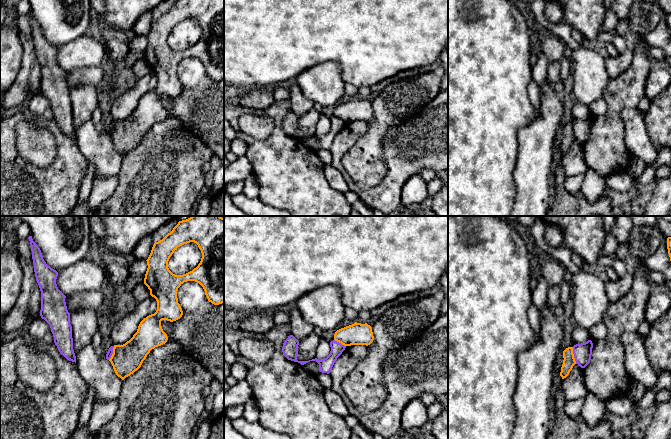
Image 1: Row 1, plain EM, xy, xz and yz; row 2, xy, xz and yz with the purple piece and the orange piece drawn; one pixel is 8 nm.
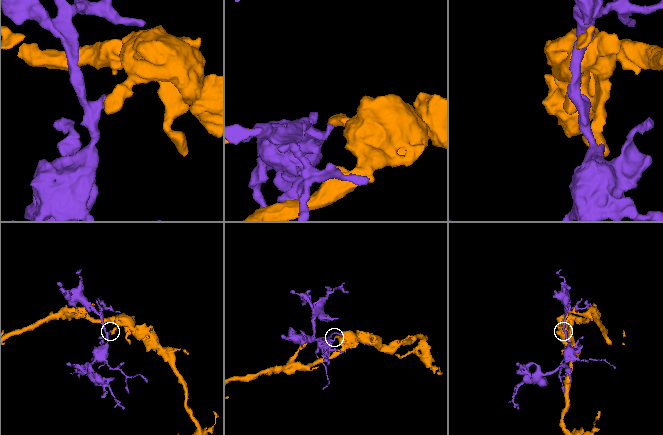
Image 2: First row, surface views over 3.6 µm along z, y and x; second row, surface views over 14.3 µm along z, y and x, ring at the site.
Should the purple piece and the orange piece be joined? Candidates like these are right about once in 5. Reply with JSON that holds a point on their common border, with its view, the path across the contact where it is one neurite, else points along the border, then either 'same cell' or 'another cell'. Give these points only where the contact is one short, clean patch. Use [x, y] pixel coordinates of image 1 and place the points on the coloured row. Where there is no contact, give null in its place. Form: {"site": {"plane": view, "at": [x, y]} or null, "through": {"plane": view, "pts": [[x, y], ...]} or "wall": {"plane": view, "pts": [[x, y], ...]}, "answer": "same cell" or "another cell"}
{"site": {"plane": "yz", "at": [574, 355]}, "wall": {"plane": "yz", "pts": [[572, 347], [576, 363]]}, "answer": "another cell"}

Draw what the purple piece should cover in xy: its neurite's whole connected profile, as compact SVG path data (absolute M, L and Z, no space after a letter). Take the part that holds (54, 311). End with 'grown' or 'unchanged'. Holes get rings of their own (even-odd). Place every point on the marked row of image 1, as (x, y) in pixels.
M29 236L28 239L32 251L36 281L41 291L40 316L50 325L54 343L61 355L76 363L70 313L65 302L66 296L56 284L58 272L46 264L41 250L33 241L32 236Z; unchanged

